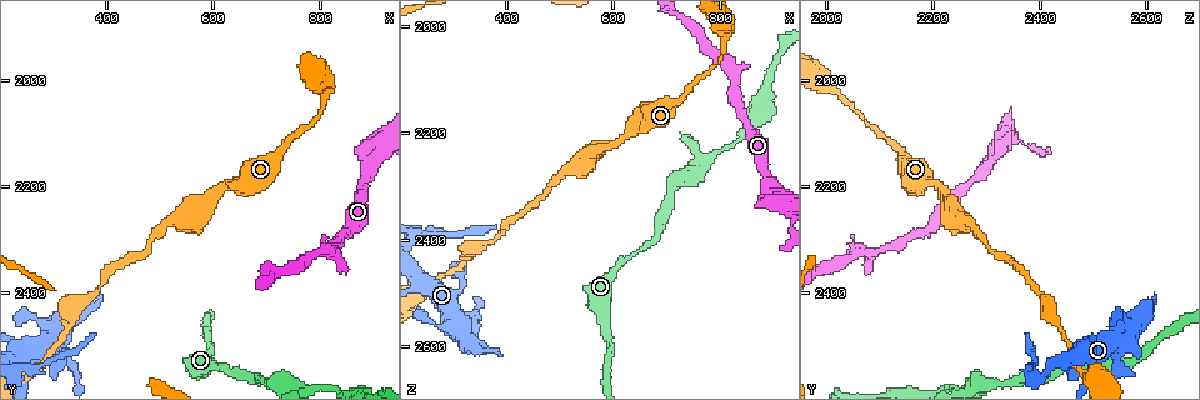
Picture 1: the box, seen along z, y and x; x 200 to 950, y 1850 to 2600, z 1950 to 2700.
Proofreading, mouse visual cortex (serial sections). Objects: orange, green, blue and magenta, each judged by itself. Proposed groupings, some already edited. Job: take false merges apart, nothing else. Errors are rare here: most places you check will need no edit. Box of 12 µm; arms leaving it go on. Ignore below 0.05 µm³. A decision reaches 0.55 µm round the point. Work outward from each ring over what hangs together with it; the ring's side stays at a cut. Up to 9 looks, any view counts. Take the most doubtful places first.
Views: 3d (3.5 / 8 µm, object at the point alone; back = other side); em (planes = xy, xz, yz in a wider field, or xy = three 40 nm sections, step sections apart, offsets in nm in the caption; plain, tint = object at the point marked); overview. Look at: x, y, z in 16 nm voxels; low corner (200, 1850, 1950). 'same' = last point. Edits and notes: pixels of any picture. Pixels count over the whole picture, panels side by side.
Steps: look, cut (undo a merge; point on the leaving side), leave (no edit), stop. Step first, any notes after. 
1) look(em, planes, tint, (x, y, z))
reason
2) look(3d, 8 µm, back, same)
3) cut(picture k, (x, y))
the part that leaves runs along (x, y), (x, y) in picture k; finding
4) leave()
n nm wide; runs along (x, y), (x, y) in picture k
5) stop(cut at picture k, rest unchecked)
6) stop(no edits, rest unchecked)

look(3d, 8 µm, (585, 2535, 2570))
thick turns thin

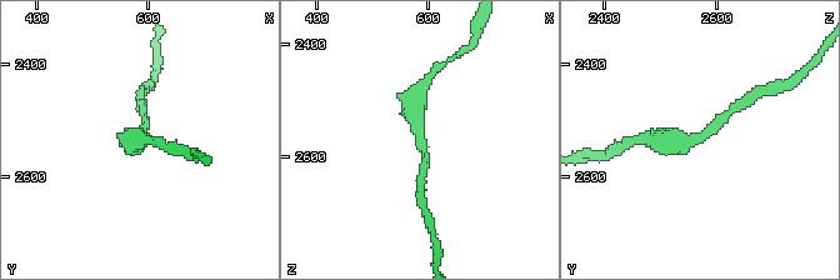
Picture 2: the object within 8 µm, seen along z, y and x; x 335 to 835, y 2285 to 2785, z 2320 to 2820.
look(3d, 3.5 µm, (590, 2530, 2560))
closer look

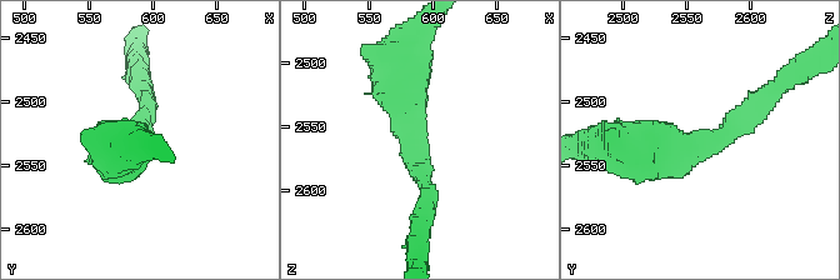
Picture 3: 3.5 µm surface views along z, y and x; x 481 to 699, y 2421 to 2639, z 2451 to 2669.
look(em, xy, step 3, tint, (586, 2532, 2564))
arms of 200, 700 nm

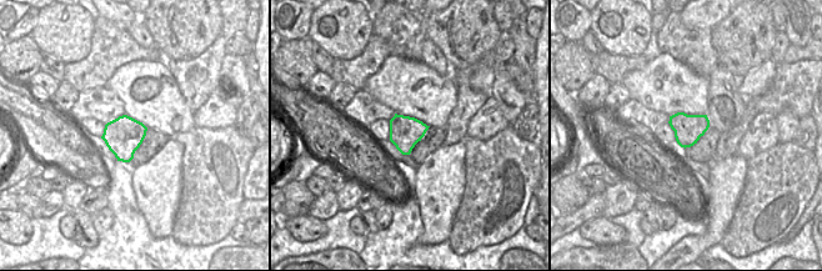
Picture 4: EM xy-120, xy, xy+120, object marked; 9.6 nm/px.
leave()
300 nm wide; runs along (621, 146), (724, 139), (769, 96) in picture 3; all the same cell

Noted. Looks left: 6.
look(3d, 3.5 µm, (255, 2540, 2390))
two arms in line, one across

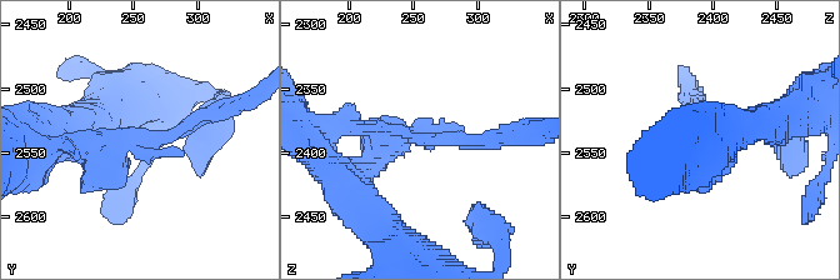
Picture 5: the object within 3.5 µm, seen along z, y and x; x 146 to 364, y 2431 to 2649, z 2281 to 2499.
look(em, xy, step 1, tint, (260, 2546, 2392))
shape alone is not enough

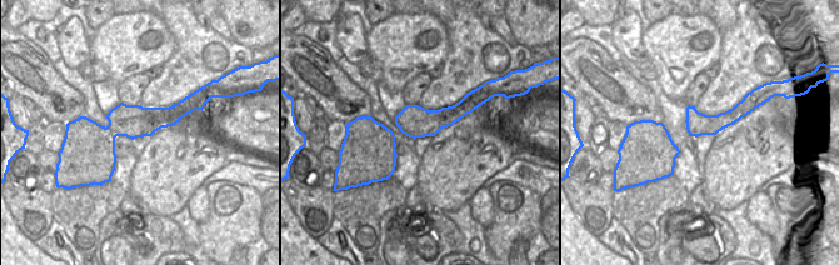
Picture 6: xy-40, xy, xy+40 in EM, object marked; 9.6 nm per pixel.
look(em, planes, tint, same)

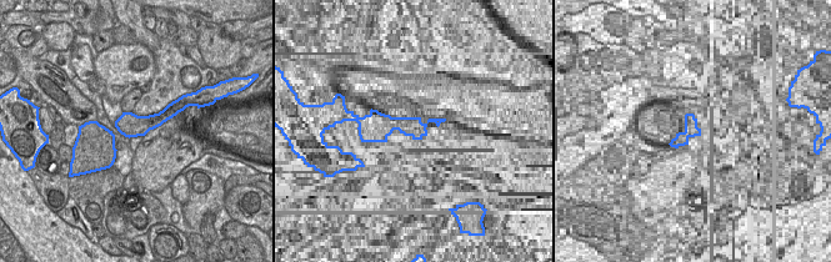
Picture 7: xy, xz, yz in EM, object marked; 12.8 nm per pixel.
leave()
arms of 150, 200, 250 nm; runs along (90, 160), (151, 145), (221, 106) in picture 5; continuous, no second cell

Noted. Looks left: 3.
look(3d, 8 µm, (890, 2160, 2310))
a fork

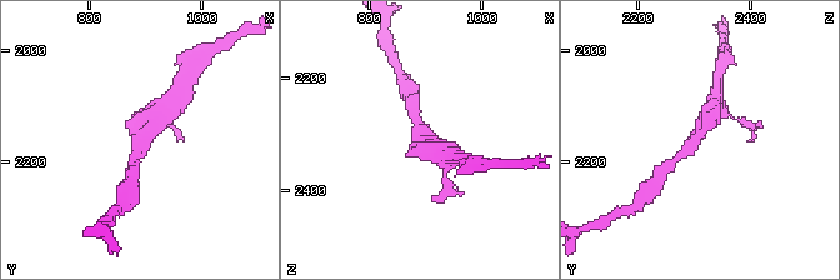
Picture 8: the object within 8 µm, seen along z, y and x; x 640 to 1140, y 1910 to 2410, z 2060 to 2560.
look(3d, 3.5 µm, (895, 2155, 2305))
closer look

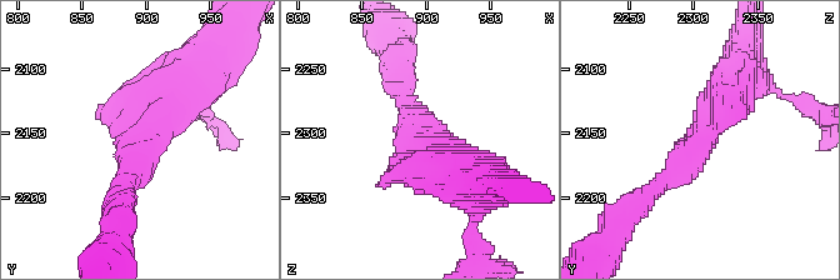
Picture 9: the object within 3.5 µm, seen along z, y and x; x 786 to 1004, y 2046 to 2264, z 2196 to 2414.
look(em, xy, step 3, tint, (894, 2160, 2302))
need the tissue

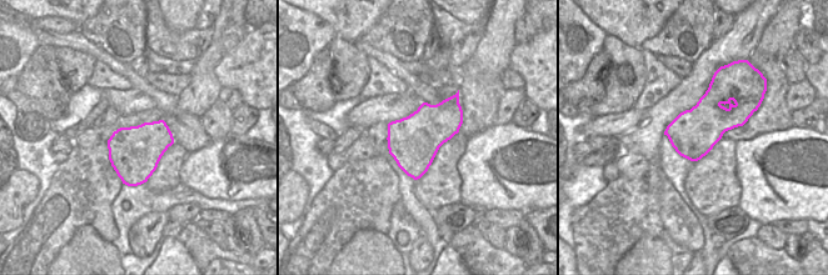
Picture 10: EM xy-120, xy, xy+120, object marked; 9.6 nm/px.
leave()
runs along (640, 200), (679, 170), (740, 85) in picture 9; one cell here

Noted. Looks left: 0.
stop(no edits, rest unchecked)

